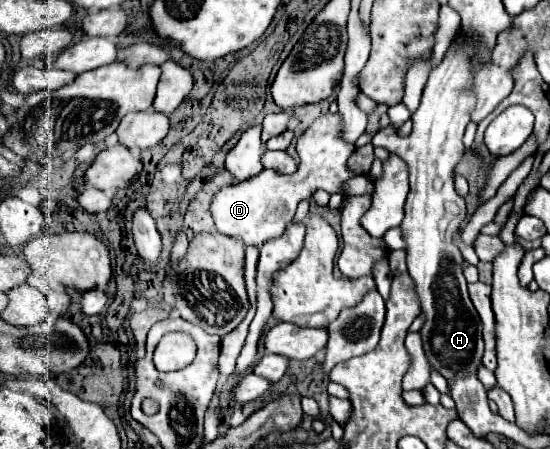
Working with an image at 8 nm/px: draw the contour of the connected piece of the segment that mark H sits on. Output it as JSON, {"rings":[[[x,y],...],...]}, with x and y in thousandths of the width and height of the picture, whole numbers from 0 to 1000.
{"rings":[[[818,102],[807,134],[775,183],[764,241],[749,254],[753,285],[745,303],[727,307],[724,298],[705,298],[705,285],[695,285],[676,307],[680,325],[709,334],[742,365],[749,419],[727,512],[738,539],[742,610],[753,624],[753,650],[771,699],[771,726],[764,735],[767,771],[782,815],[811,846],[865,833],[880,793],[876,713],[851,664],[847,619],[840,610],[844,575],[825,543],[825,521],[836,517],[847,490],[847,450],[825,423],[825,374],[844,347],[840,303],[855,272],[855,245],[865,232],[855,205],[858,125],[862,102]]]}

